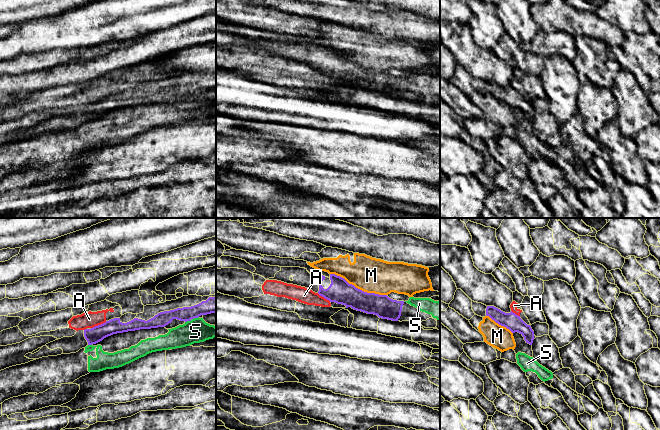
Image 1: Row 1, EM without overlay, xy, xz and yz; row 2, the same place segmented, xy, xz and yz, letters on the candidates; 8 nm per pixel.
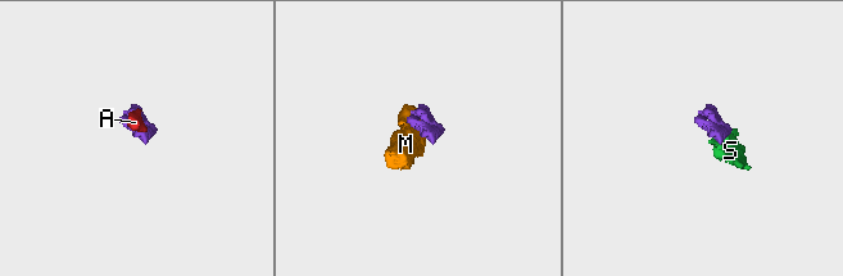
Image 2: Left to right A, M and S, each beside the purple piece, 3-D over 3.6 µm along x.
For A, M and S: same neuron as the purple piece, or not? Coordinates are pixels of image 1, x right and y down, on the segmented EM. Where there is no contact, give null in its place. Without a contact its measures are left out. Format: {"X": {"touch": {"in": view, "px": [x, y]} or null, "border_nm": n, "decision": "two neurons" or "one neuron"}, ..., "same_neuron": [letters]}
{"A": {"touch": {"in": "xy", "px": [98, 325]}, "border_nm": 140, "decision": "two neurons"}, "M": {"touch": {"in": "xz", "px": [357, 288]}, "border_nm": 480, "decision": "two neurons"}, "S": {"touch": {"in": "xy", "px": [190, 320]}, "border_nm": 120, "decision": "two neurons"}, "same_neuron": []}

